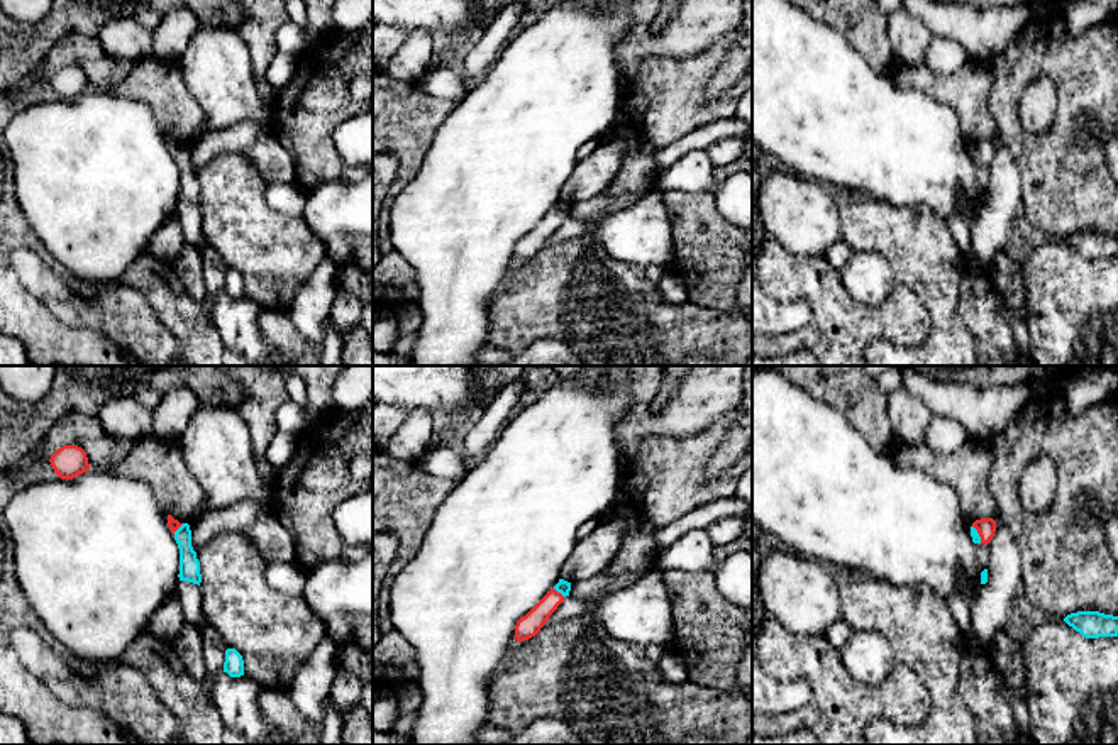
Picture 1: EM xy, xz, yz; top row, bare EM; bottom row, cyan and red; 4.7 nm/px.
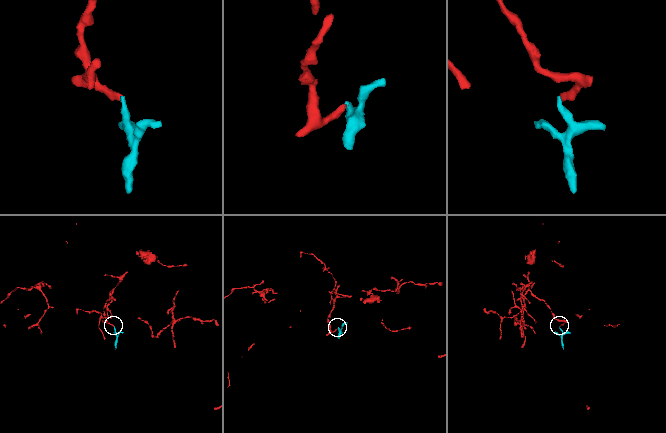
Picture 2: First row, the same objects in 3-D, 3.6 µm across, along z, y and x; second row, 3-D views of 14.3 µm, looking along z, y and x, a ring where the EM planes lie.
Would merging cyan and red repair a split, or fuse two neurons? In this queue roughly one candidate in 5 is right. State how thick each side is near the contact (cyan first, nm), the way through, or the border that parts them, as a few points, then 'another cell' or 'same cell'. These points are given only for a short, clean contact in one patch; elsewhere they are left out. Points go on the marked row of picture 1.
calibres 70 and 110 nm; way xz (563, 586), (559, 591), (529, 625); same cell

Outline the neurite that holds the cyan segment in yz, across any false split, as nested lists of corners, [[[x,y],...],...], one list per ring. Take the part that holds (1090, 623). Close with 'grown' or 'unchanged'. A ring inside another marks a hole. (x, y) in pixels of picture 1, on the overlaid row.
[[[1077,611],[1064,621],[1086,638],[1118,637],[1118,616],[1099,611]]]; unchanged

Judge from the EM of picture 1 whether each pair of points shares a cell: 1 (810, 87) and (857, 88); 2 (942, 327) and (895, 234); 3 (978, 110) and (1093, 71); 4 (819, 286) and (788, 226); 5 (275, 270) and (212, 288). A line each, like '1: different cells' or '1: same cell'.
1: same cell
2: same cell
3: different cells
4: different cells
5: different cells

